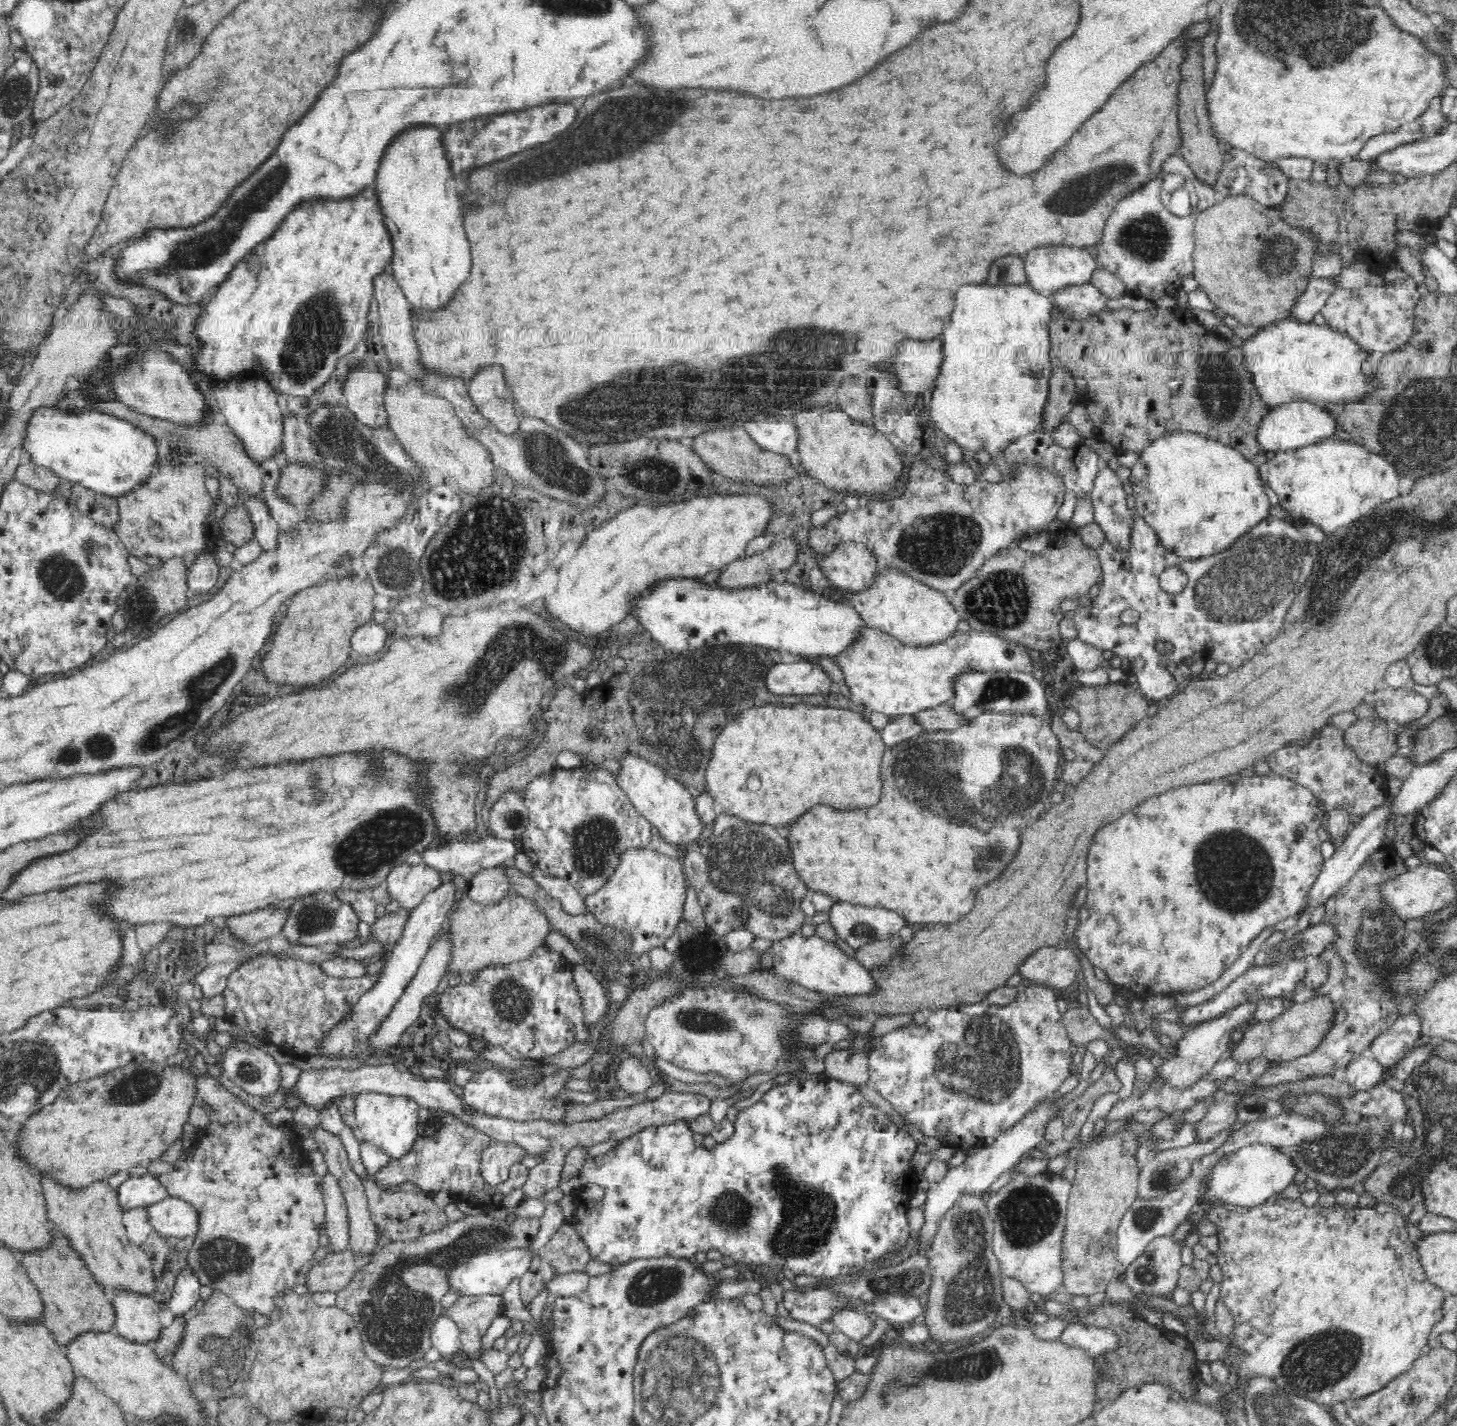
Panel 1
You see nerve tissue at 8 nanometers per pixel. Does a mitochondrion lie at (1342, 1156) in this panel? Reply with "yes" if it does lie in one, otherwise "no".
yes

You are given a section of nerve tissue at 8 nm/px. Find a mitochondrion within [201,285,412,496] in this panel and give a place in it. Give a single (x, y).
(315, 332)

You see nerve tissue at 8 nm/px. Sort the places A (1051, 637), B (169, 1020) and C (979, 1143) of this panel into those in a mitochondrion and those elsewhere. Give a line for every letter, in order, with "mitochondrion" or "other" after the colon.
A: other
B: other
C: other

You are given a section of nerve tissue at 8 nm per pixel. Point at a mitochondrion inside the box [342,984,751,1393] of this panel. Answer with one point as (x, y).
(394, 1315)

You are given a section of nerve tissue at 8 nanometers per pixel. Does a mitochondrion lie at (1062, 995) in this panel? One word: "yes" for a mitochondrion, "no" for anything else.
no

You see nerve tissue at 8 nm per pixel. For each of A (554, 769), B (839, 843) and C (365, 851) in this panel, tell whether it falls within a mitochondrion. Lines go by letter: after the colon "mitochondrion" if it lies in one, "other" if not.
A: other
B: other
C: mitochondrion

